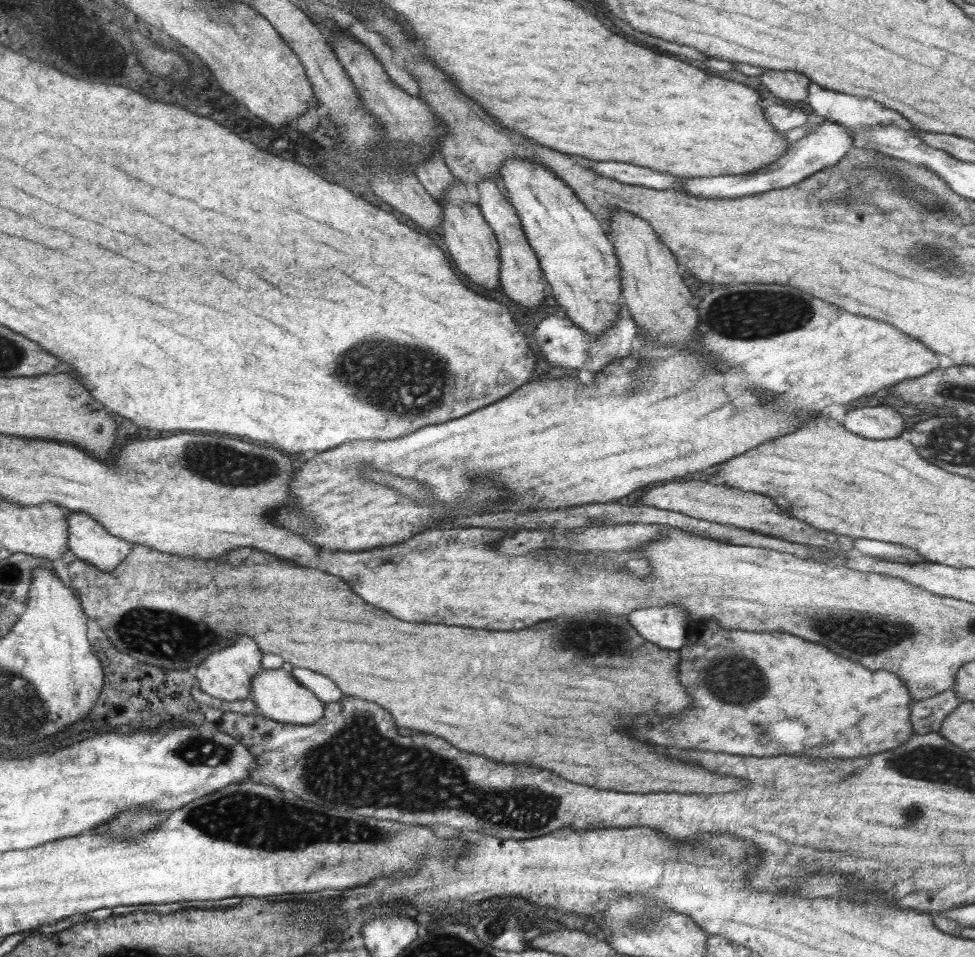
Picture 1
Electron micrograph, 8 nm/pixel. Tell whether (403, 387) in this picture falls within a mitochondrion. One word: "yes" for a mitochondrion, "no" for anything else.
yes

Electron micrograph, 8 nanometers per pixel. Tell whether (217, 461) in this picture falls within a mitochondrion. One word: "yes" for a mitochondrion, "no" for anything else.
yes

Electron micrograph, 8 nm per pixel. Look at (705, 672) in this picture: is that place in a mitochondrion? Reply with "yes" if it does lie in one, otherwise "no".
yes

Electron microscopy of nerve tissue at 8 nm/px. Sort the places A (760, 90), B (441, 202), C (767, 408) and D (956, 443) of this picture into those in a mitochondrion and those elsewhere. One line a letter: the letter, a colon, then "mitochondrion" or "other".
A: other
B: other
C: other
D: mitochondrion

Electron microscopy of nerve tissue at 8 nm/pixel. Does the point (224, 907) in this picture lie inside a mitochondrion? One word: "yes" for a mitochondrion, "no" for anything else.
no

